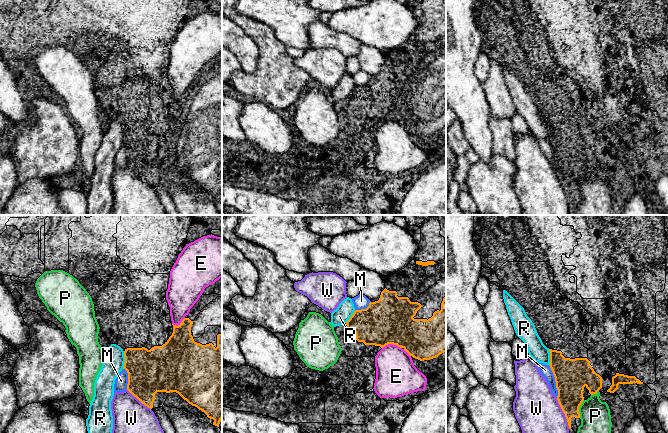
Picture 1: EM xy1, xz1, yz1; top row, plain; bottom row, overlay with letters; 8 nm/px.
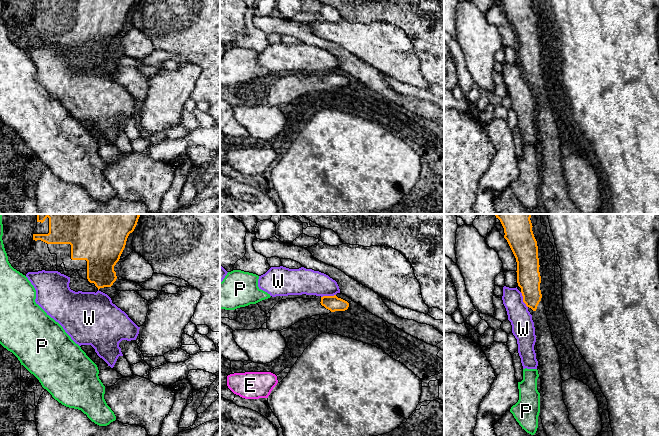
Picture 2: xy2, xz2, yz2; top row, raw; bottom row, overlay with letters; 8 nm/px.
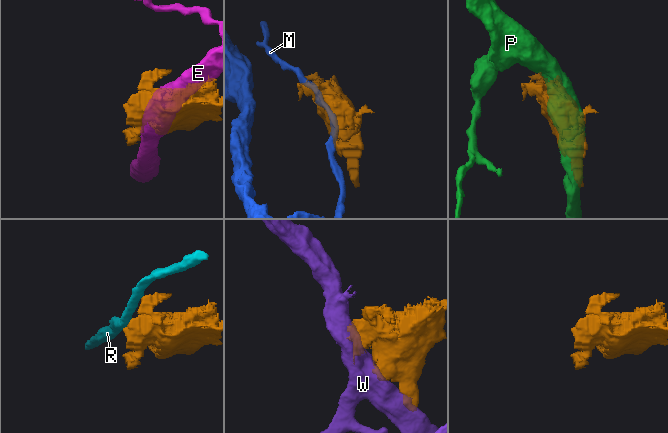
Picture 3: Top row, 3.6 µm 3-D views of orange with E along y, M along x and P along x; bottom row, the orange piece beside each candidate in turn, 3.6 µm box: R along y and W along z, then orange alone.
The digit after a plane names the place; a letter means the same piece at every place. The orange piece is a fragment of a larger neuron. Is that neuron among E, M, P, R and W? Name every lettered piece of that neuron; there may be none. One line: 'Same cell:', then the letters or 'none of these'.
Same cell: none of these

